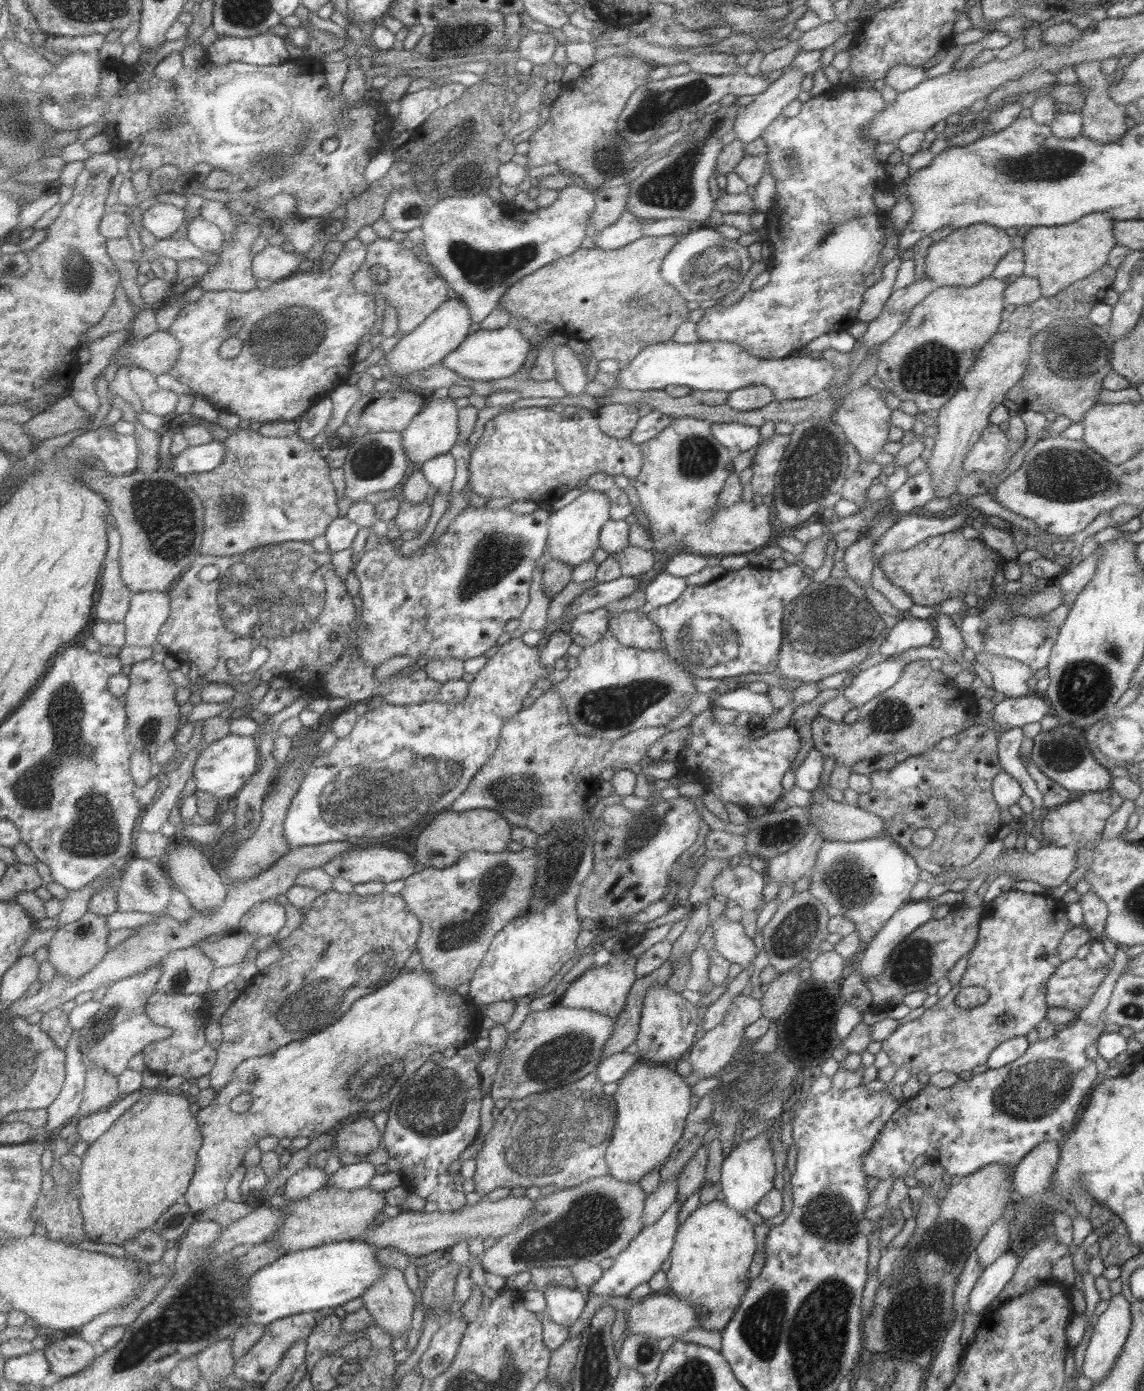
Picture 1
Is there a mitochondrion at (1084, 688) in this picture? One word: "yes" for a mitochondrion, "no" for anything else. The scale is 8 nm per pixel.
yes

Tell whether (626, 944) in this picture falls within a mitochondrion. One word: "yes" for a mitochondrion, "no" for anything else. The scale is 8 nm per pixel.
no

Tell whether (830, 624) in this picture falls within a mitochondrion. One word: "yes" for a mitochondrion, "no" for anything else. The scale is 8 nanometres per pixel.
yes

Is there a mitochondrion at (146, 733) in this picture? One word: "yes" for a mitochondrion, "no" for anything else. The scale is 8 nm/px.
yes

